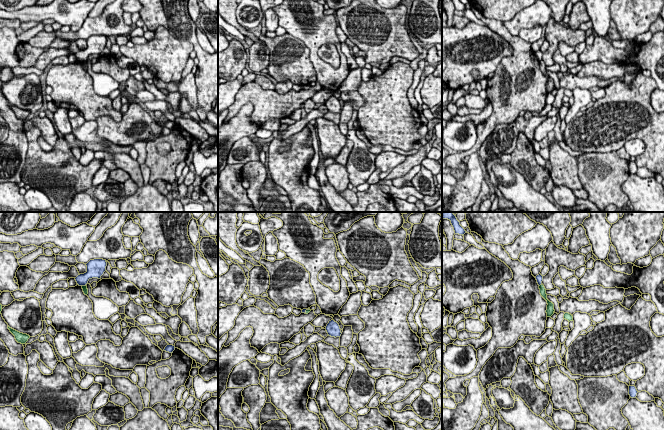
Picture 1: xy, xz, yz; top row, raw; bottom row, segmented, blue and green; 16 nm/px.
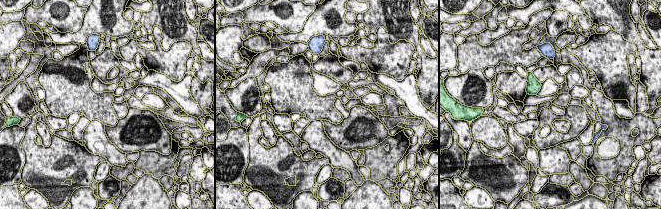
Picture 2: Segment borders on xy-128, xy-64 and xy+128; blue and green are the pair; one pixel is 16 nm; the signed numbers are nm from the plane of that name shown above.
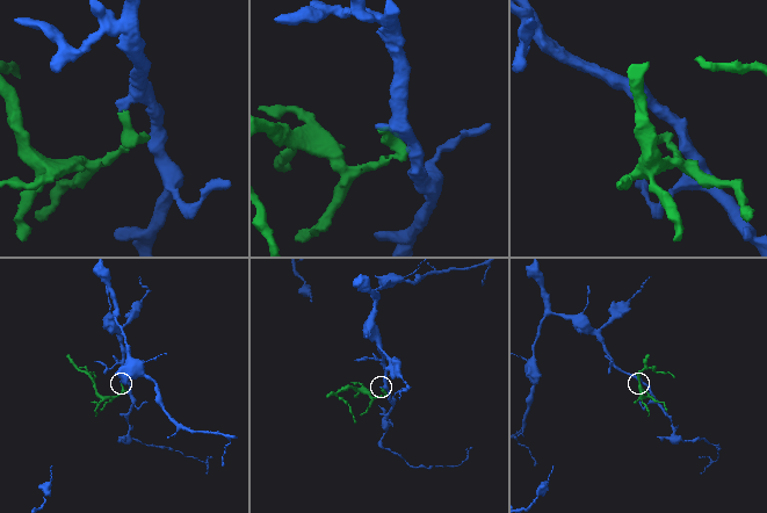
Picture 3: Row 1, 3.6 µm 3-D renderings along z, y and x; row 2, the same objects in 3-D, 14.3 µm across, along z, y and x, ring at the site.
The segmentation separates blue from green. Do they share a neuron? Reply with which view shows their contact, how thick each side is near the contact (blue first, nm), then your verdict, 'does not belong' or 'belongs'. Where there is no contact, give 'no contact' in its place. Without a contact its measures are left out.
yz | 120/100 nm | does not belong

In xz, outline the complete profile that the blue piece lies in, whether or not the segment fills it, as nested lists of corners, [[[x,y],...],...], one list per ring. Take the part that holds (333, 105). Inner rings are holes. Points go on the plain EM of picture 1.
[[[334,96],[329,97],[329,99],[326,102],[326,107],[329,112],[331,113],[340,113],[341,112],[341,105],[337,98]]]

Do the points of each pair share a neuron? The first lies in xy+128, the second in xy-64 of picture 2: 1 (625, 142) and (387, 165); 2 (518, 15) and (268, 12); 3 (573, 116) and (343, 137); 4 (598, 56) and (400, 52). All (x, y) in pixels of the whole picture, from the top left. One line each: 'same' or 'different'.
1: same
2: same
3: same
4: same

